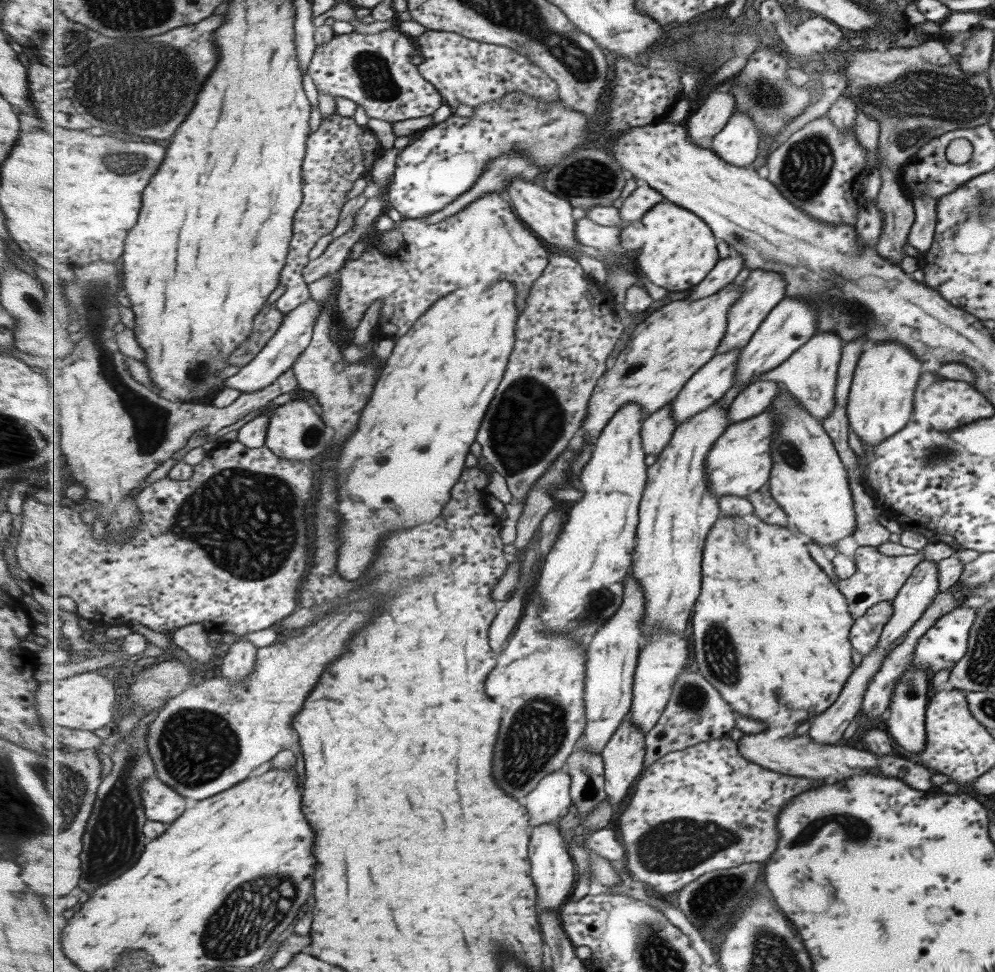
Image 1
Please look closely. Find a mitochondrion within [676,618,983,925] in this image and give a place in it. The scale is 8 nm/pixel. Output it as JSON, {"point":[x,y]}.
{"point":[718,652]}

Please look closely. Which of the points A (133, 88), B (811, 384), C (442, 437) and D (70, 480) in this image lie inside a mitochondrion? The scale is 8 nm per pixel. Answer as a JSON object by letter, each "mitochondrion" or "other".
{"A":"mitochondrion","B":"other","C":"other","D":"other"}

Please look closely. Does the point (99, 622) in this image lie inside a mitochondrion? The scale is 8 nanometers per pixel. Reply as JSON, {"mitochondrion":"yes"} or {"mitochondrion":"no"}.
{"mitochondrion":"no"}

